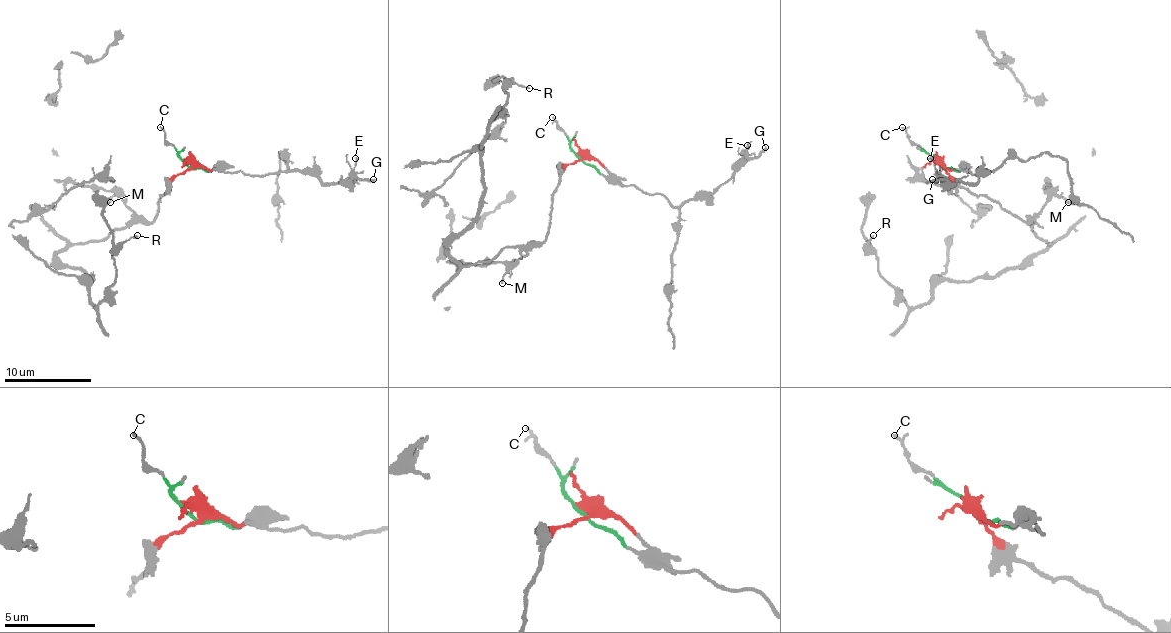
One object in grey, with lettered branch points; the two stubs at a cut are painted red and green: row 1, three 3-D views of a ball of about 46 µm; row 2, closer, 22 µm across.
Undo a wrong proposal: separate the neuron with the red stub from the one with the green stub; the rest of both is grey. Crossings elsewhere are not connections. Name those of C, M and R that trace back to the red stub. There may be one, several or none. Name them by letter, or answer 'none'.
M, R

